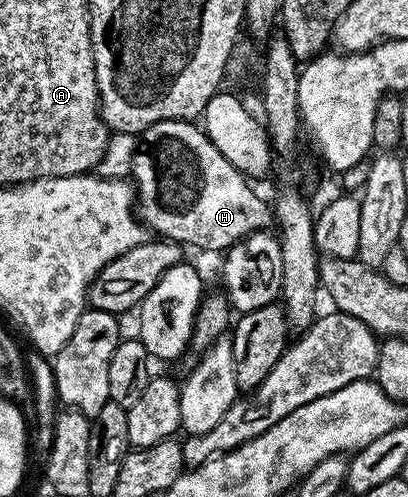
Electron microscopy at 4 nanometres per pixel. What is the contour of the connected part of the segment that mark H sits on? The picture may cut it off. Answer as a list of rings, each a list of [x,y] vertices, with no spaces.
[[[158,121],[143,130],[139,136],[131,176],[136,182],[136,205],[140,221],[151,231],[168,241],[189,244],[209,252],[225,252],[234,243],[257,230],[270,229],[274,213],[270,205],[257,196],[249,186],[246,175],[225,160],[223,151],[209,141],[206,131],[196,123],[185,121]]]

